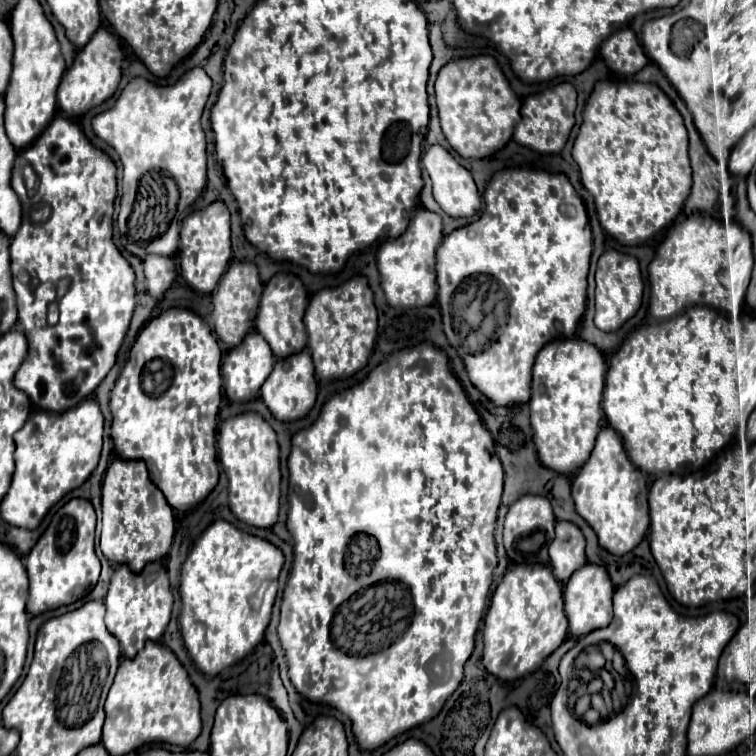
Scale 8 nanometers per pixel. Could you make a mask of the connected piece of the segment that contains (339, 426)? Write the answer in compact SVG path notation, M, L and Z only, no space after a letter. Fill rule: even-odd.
M419 344L415 348L405 348L401 352L391 354L385 362L381 362L375 370L371 370L371 374L361 384L329 398L329 402L323 406L319 418L315 420L315 424L309 426L305 432L297 432L293 436L293 448L291 448L291 456L289 456L289 474L291 474L289 480L291 480L291 488L293 488L289 500L293 506L291 506L291 512L287 518L289 520L287 528L293 536L293 542L295 542L293 544L295 560L293 560L293 568L291 568L287 588L283 594L281 620L279 620L279 640L285 650L289 678L293 682L295 690L303 698L309 700L315 696L317 702L329 704L329 706L337 708L339 712L343 712L353 724L353 734L359 742L359 748L371 752L371 750L387 744L391 738L407 732L419 724L433 720L441 712L441 708L445 706L447 698L457 690L457 686L463 680L463 666L473 652L475 632L477 632L479 622L485 614L487 598L489 598L491 584L493 584L493 570L497 566L493 530L495 530L497 508L499 508L499 500L501 500L501 492L503 492L503 466L499 464L499 458L495 456L495 444L491 440L491 434L487 432L487 428L483 428L483 422L479 420L479 414L469 404L459 380L451 374L449 364L447 364L447 356L439 348L433 348L429 344ZM371 536L375 536L375 540L379 540L379 550L381 550L379 560L375 562L375 572L371 572L371 576L359 576L359 580L351 580L351 574L347 572L347 568L343 564L347 546L351 544L351 550L355 552L355 556L369 558L369 554L377 554L377 552L373 552L377 548L377 544L375 544L375 540L371 540ZM369 582L371 584L401 582L407 586L407 590L411 592L411 600L413 600L411 626L395 644L391 644L383 652L369 654L369 656L349 656L331 644L329 626L331 626L337 606L343 604L345 598L351 598L355 592L363 590Z

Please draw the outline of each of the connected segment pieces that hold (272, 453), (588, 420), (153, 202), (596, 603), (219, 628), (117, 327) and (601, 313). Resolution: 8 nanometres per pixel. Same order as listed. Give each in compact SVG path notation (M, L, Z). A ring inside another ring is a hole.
M253 412L233 416L221 424L219 460L229 478L229 508L245 524L255 528L273 528L281 506L281 470L279 444L273 428Z
M579 338L553 340L537 354L537 360L533 366L533 392L529 400L533 442L541 464L557 474L573 476L587 462L587 456L591 454L595 436L601 430L601 394L603 394L607 372L605 362L604 355L593 344Z
M201 68L189 70L173 86L157 86L135 78L125 86L111 110L93 118L93 132L119 154L125 166L117 226L121 244L137 258L149 254L173 256L179 248L177 230L181 220L207 182L201 114L209 92L211 78Z
M587 564L587 568L579 568L575 576L571 576L571 584L565 584L563 602L565 602L565 616L569 618L569 632L575 638L587 636L597 628L605 628L613 618L613 598L615 586L611 584L607 572L603 568L595 568L595 564Z
M223 520L211 524L195 542L181 570L179 590L183 606L179 626L191 660L205 676L217 676L263 642L275 598L269 598L267 592L259 612L255 612L249 606L249 596L257 592L263 580L277 582L283 562L285 558L277 546L245 534Z
M55 116L55 120L45 128L45 132L25 150L17 154L13 170L13 190L17 192L23 206L21 228L11 240L11 276L19 308L19 324L29 342L27 358L15 374L15 386L29 396L37 410L63 414L77 406L81 400L89 398L101 380L109 374L117 360L117 352L129 330L129 322L135 310L135 274L129 262L121 256L113 244L113 202L117 196L115 164L111 158L95 148L81 128L65 118ZM23 166L31 166L37 174L37 192L27 196L25 182L21 178ZM47 208L45 220L33 220L31 212ZM57 302L59 322L49 326L47 306Z
M607 250L597 264L597 274L595 274L595 302L597 302L597 312L595 312L595 326L603 332L615 332L619 330L629 318L633 318L641 306L643 300L643 278L639 264L633 256L621 254L617 250Z

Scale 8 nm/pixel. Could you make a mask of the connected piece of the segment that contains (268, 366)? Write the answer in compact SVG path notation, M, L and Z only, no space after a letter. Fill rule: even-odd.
M259 332L247 334L247 340L239 348L231 348L221 364L221 376L225 394L231 402L249 402L259 396L263 382L269 378L275 366L275 356L259 336Z

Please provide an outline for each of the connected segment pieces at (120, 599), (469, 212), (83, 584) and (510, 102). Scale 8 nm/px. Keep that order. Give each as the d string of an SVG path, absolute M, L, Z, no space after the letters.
M153 562L147 564L141 574L131 572L127 566L117 566L111 576L109 594L105 596L103 604L107 608L107 616L105 616L107 630L119 640L123 658L135 658L147 640L153 642L161 640L171 618L173 594L169 588L165 566L161 562Z
M439 144L429 146L427 152L421 158L423 166L427 168L431 180L433 180L433 198L435 202L441 206L441 210L451 216L451 218L471 218L477 214L477 210L481 208L481 198L477 192L477 186L473 182L473 176L469 170L465 170L445 148L441 148Z
M73 498L61 510L53 514L53 520L39 544L23 558L29 574L29 600L27 610L31 616L39 616L47 610L81 600L99 580L101 562L95 554L95 510L89 500Z
M491 56L463 58L441 68L435 82L441 130L461 158L489 158L509 142L515 124L521 120L521 100L507 86L507 78Z

